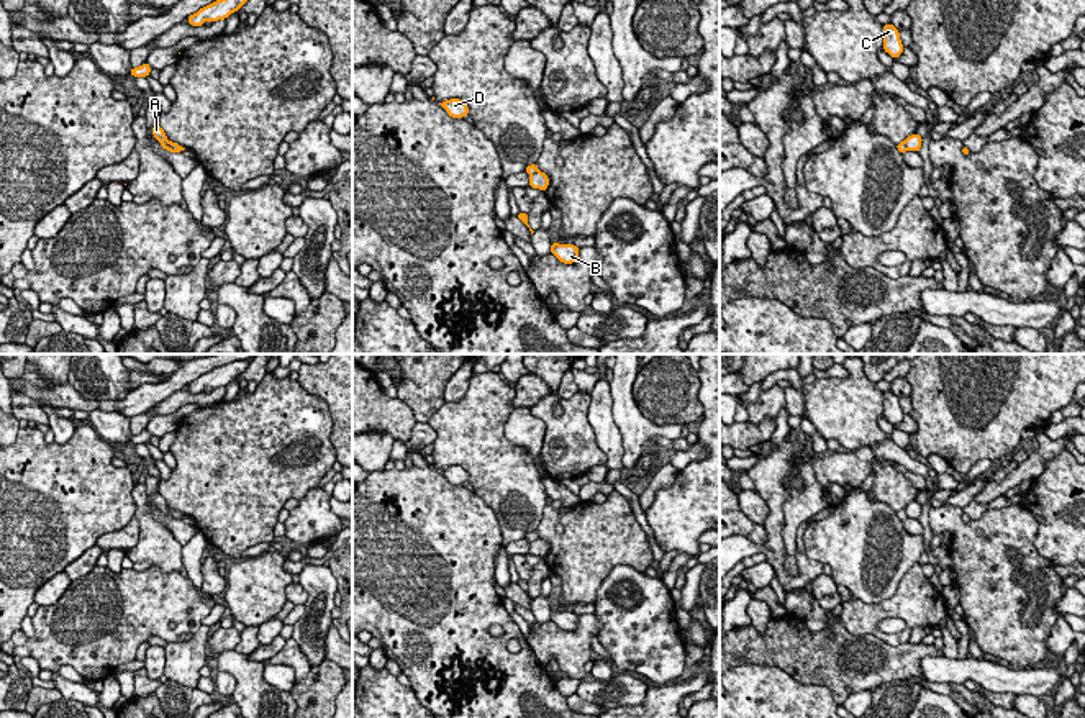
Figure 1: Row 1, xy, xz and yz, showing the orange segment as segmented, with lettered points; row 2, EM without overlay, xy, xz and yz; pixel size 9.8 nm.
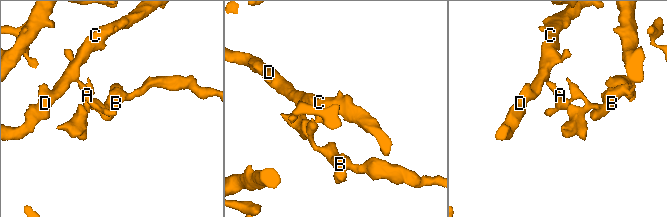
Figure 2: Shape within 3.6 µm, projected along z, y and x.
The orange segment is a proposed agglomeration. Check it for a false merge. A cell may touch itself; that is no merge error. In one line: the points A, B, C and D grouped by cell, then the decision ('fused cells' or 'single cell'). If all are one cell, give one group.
groups A C D / B; fused cells

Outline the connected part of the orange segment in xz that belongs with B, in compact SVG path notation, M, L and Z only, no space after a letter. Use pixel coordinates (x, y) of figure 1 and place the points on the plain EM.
M552 610L551 621L554 621L564 631L574 631L579 626L580 615L574 611Z

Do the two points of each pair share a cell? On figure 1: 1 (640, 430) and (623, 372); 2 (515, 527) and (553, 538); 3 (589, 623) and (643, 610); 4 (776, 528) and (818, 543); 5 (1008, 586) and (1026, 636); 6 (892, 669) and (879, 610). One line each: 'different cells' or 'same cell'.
1: same cell
2: different cells
3: different cells
4: different cells
5: same cell
6: different cells

